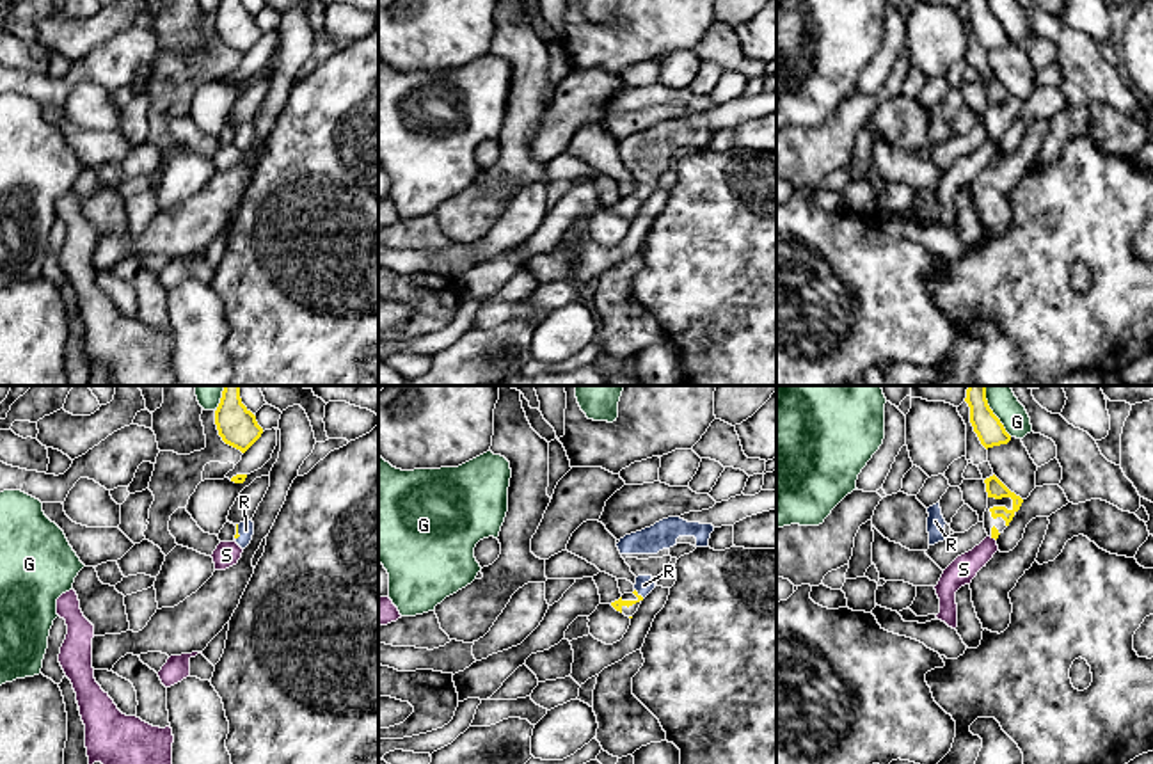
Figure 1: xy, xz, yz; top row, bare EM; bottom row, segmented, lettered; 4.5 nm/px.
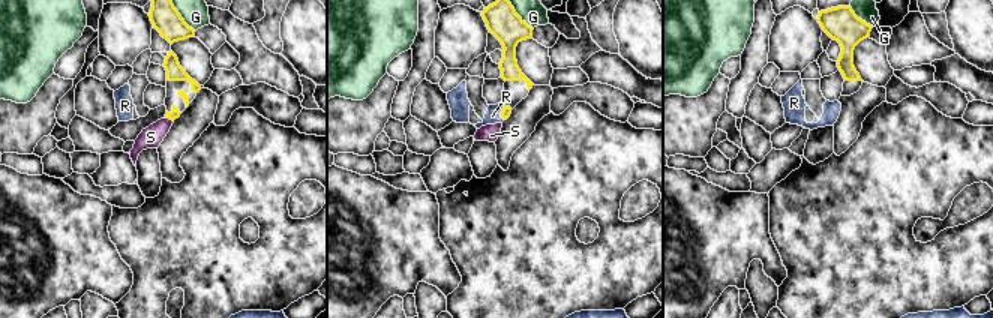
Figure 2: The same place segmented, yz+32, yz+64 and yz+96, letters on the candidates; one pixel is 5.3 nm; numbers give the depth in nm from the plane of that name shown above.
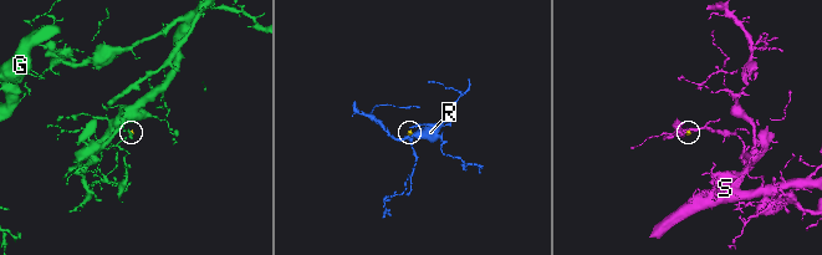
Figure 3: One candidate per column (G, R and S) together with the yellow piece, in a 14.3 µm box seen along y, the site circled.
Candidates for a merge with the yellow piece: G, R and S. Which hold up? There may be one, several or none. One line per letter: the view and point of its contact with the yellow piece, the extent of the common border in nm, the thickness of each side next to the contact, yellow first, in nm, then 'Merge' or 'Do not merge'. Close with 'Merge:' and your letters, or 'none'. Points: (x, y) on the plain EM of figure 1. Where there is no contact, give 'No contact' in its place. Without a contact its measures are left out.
G: Touches yellow at yz (997, 20). Shared border 220 nm. Thickness 120 nm (yellow) against 120 nm. Do not merge
R: Touches yellow at xz (640, 198). Shared border 60 nm. Thickness 50 nm (yellow) against 80 nm. Merge
S: Touches yellow at yz (993, 139). Shared border 40 nm. Thickness 40 nm (yellow) against 120 nm. Do not merge
Merge: R

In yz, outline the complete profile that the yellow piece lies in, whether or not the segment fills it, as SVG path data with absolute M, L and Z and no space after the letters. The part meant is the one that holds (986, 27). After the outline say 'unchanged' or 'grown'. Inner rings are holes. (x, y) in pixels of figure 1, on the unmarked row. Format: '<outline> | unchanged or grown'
M965 0L965 4L970 9L970 25L974 28L974 34L986 52L1007 46L1011 43L1011 37L990 11L986 0Z | unchanged

